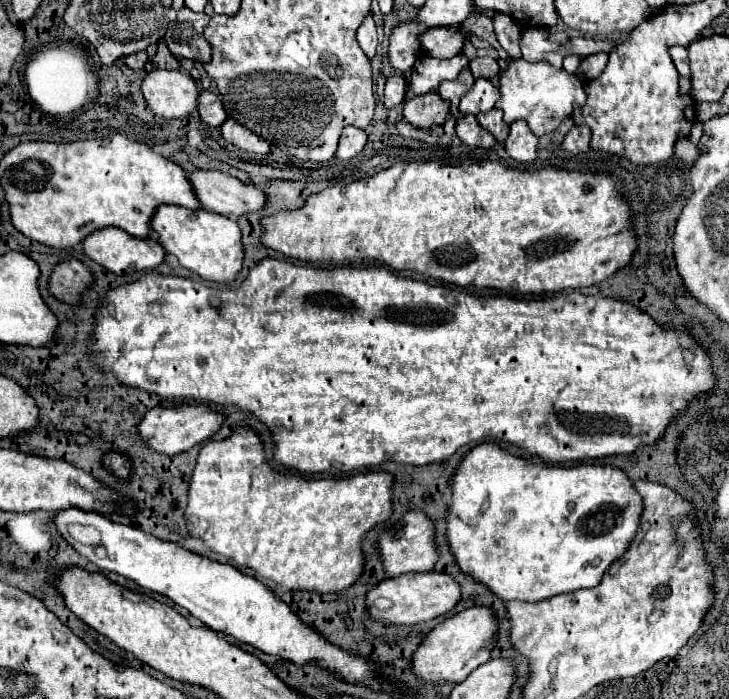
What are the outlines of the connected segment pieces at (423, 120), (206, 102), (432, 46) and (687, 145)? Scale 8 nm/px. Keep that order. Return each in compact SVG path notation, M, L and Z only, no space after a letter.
M437 92L409 98L403 108L403 118L417 126L429 130L435 124L443 124L449 114L449 102L445 102Z
M209 90L201 92L199 116L207 126L213 126L213 128L219 128L227 120L227 112L225 112L225 108L223 108L223 104L221 104L217 94L213 94Z
M431 28L421 36L423 50L433 58L453 58L465 46L465 34L457 28Z
M681 136L681 138L677 140L677 144L675 144L675 154L677 154L679 160L687 162L689 166L693 166L695 158L699 156L699 152L697 152L697 144L693 144L693 142L689 140L689 136Z

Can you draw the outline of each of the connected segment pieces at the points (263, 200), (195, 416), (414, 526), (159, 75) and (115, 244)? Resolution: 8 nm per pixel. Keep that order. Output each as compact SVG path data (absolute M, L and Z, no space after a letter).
M199 170L189 174L189 180L195 188L195 194L201 202L201 206L205 210L223 214L223 216L243 216L243 214L251 214L251 212L259 212L265 208L267 204L267 196L253 184L243 184L241 180L227 176L223 172L213 172L213 170Z
M185 404L185 406L169 406L169 408L159 406L159 408L149 410L149 414L145 414L139 426L139 434L141 438L145 438L145 442L149 442L149 446L153 446L153 450L163 452L163 454L179 454L211 438L221 428L223 422L225 422L223 414L203 404L197 404L197 406Z
M407 512L405 520L407 522L401 530L383 530L379 534L379 548L387 576L399 576L405 572L429 572L439 558L433 520L425 512Z
M153 70L141 90L147 106L163 118L185 118L197 108L197 84L181 70Z
M101 228L101 230L95 230L83 244L83 252L99 262L101 266L105 266L107 270L115 272L115 274L131 274L131 272L137 272L137 270L151 270L151 268L157 268L163 258L165 258L165 250L163 246L153 240L153 238L133 238L131 234L127 234L125 230L121 228Z

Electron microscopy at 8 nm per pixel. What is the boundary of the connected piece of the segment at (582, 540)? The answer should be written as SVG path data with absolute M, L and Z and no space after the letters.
M495 442L475 446L451 480L453 498L447 516L451 552L463 572L487 584L503 600L539 602L563 592L593 588L603 572L625 554L635 538L643 498L629 476L615 466L545 466L503 450Z

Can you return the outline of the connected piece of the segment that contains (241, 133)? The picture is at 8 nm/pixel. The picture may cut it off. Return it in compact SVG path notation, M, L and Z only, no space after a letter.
M229 118L223 126L221 126L221 134L227 142L235 144L241 150L247 152L255 152L255 154L267 154L269 152L269 142L263 140L261 136L253 134L249 128L237 124L233 118Z

